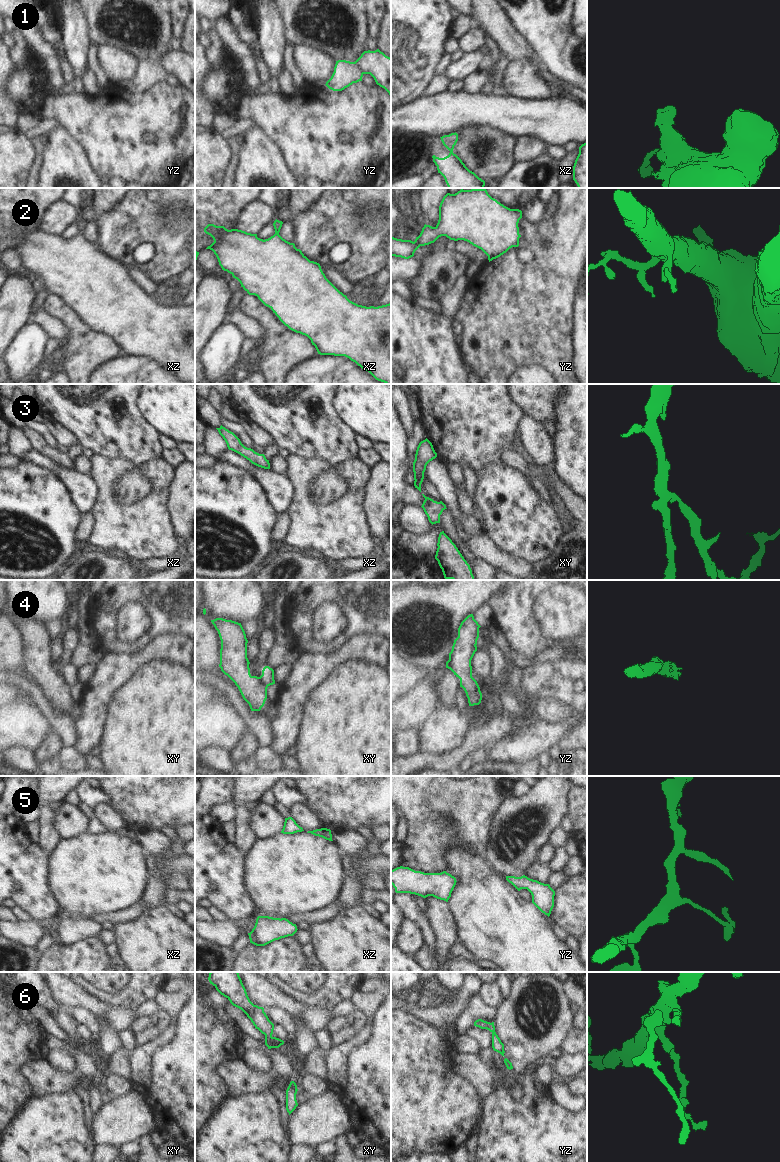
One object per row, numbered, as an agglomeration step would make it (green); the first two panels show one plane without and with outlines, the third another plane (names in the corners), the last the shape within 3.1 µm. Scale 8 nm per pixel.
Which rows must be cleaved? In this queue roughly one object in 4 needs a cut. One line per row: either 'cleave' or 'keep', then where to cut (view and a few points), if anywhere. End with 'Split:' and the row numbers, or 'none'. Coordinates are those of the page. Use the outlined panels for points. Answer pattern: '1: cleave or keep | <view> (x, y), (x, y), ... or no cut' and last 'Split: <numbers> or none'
1: cleave | yz (354, 62), (363, 73)
2: keep | no cut
3: keep | no cut
4: keep | no cut
5: keep | no cut
6: keep | no cut
Split: 1

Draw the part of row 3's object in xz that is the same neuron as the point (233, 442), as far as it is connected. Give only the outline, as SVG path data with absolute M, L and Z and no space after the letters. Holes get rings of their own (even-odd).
M222 425L216 429L225 440L229 450L232 450L240 454L241 456L249 460L252 464L258 467L270 469L269 460L266 459L264 454L259 454L255 452L253 449L245 447L241 443L240 439L233 432L229 431Z

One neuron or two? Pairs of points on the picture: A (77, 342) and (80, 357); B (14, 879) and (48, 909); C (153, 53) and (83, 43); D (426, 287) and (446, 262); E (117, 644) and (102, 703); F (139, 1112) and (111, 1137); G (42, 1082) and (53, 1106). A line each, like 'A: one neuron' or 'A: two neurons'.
A: one neuron
B: one neuron
C: two neurons
D: one neuron
E: two neurons
F: one neuron
G: two neurons

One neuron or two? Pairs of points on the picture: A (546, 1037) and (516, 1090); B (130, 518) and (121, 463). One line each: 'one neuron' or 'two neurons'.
A: one neuron
B: one neuron

